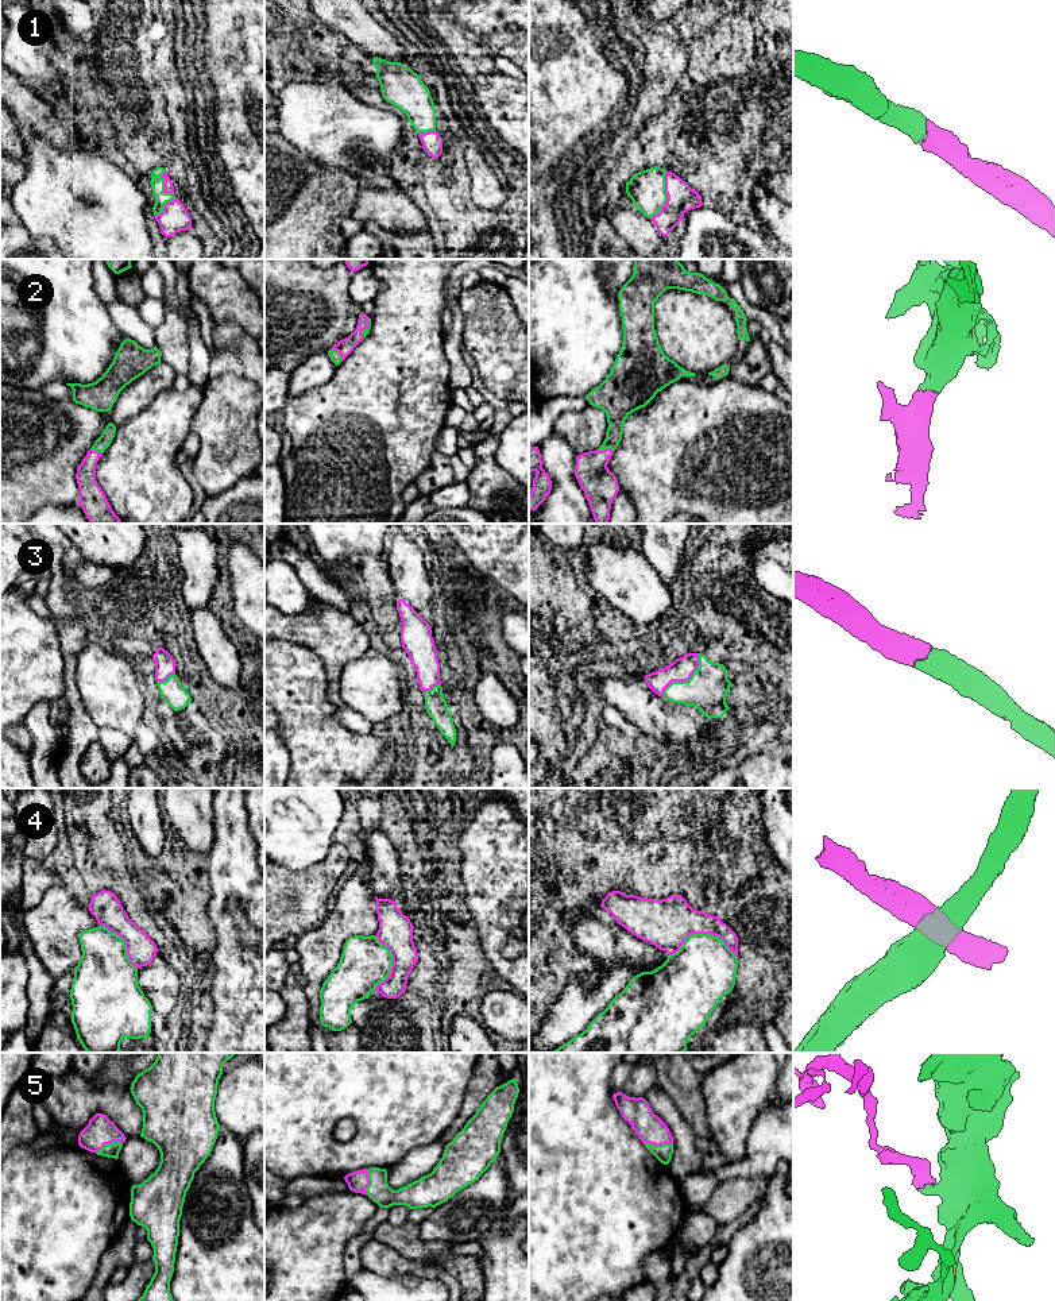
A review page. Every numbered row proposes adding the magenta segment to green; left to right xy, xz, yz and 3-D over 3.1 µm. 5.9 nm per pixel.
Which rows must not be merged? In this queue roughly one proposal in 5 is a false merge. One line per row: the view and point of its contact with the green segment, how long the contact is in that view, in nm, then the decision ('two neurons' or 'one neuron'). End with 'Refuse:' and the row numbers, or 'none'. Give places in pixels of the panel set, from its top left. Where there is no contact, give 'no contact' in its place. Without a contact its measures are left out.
1: yz (667, 197) | 300 nm | one neuron
2: xz (337, 352) | 110 nm | one neuron
3: yz (686, 682) | 340 nm | one neuron
4: yz (703, 934) | 400 nm | two neurons
5: yz (659, 1146) | 180 nm | one neuron
Refuse: 4

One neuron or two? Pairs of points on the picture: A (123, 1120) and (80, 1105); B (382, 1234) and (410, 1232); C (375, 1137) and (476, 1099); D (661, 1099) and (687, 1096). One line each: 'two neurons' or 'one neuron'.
A: one neuron
B: one neuron
C: two neurons
D: two neurons

